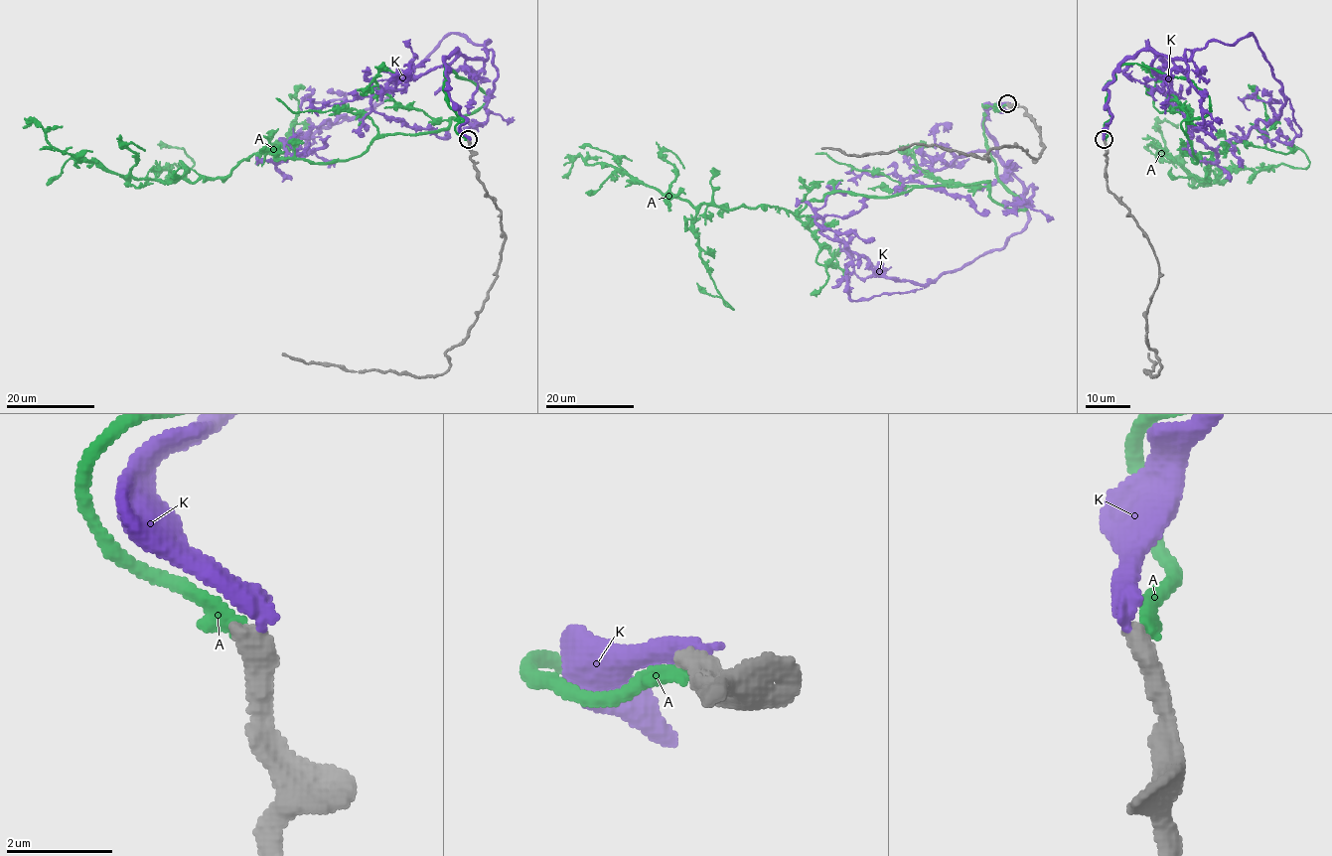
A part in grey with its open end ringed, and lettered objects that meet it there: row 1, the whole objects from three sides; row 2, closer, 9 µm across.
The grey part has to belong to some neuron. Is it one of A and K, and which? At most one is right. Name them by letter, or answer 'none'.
none

